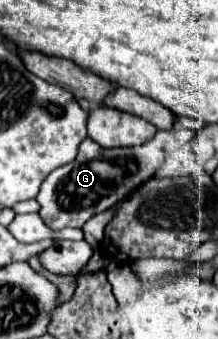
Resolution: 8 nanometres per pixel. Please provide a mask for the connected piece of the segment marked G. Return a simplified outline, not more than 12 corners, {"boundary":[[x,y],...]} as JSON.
{"boundary":[[84,138],[36,198],[54,230],[82,228],[148,182],[178,142]]}

